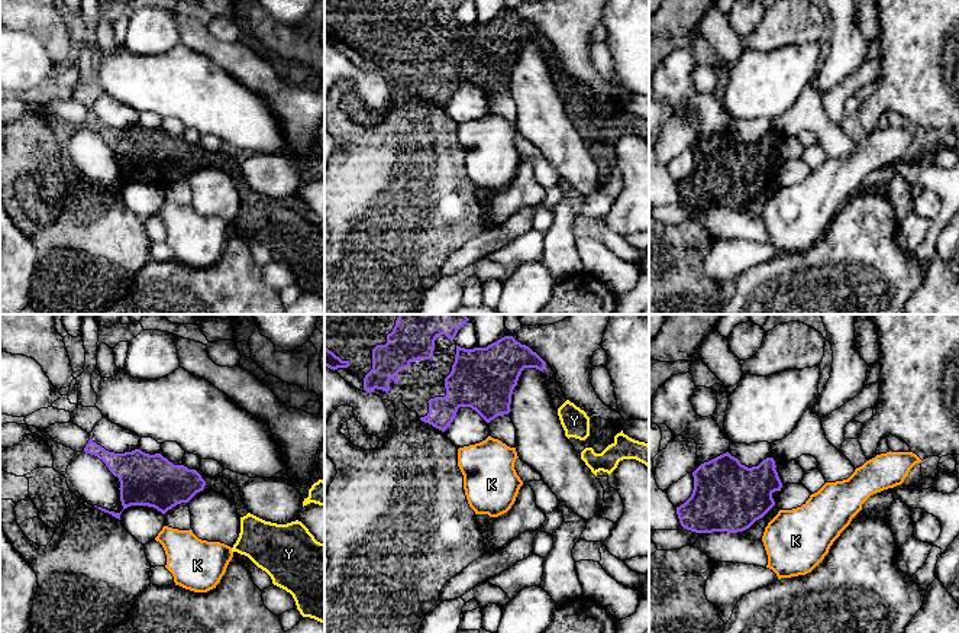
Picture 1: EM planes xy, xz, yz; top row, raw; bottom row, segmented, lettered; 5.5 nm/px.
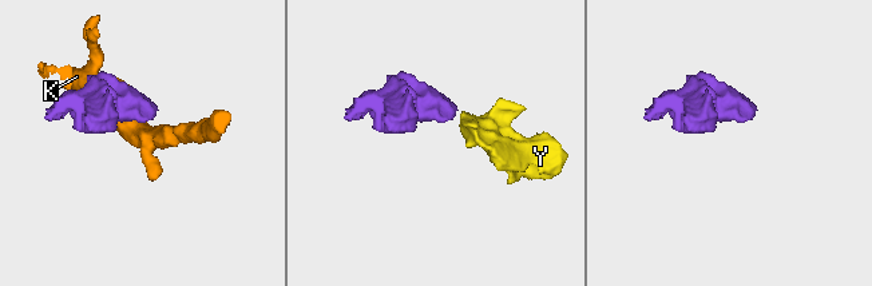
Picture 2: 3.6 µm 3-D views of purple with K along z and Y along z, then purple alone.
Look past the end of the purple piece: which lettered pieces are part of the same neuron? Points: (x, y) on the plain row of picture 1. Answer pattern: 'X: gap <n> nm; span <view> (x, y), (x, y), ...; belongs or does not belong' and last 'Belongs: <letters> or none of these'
K: gap 50 nm; span yz (774, 180), (780, 186); does not belong
Y: gap 200 nm; span xz (542, 47), (567, 76); belongs
Belongs: Y

